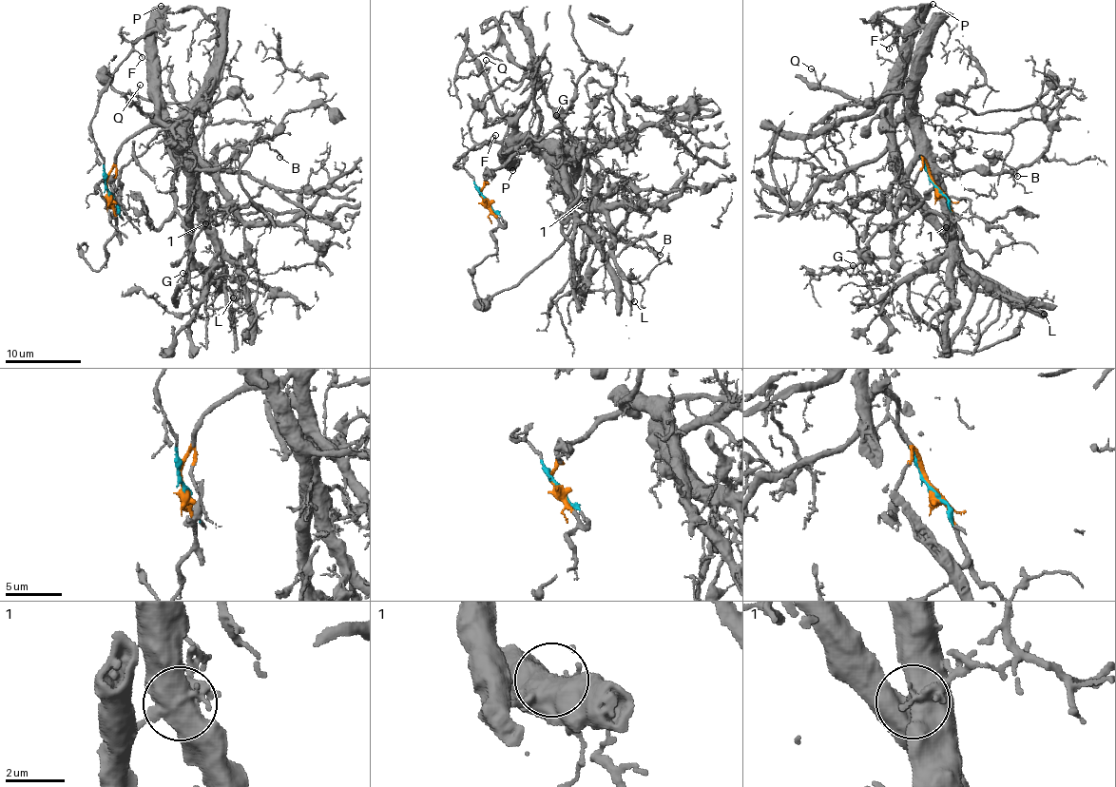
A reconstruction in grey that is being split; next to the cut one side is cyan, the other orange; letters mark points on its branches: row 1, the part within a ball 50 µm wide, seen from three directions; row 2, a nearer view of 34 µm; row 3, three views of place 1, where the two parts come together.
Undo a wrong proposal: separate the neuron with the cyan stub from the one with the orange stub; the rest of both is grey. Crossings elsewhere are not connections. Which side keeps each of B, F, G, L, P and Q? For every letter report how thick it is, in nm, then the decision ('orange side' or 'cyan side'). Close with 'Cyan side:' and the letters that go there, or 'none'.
B: 170 nm thick; orange side
F: 100 nm thick; cyan side
G: 120 nm thick; orange side
L: 280 nm thick; orange side
P: 600 nm thick; cyan side
Q: 120 nm thick; cyan side
Cyan side: F, P, Q

